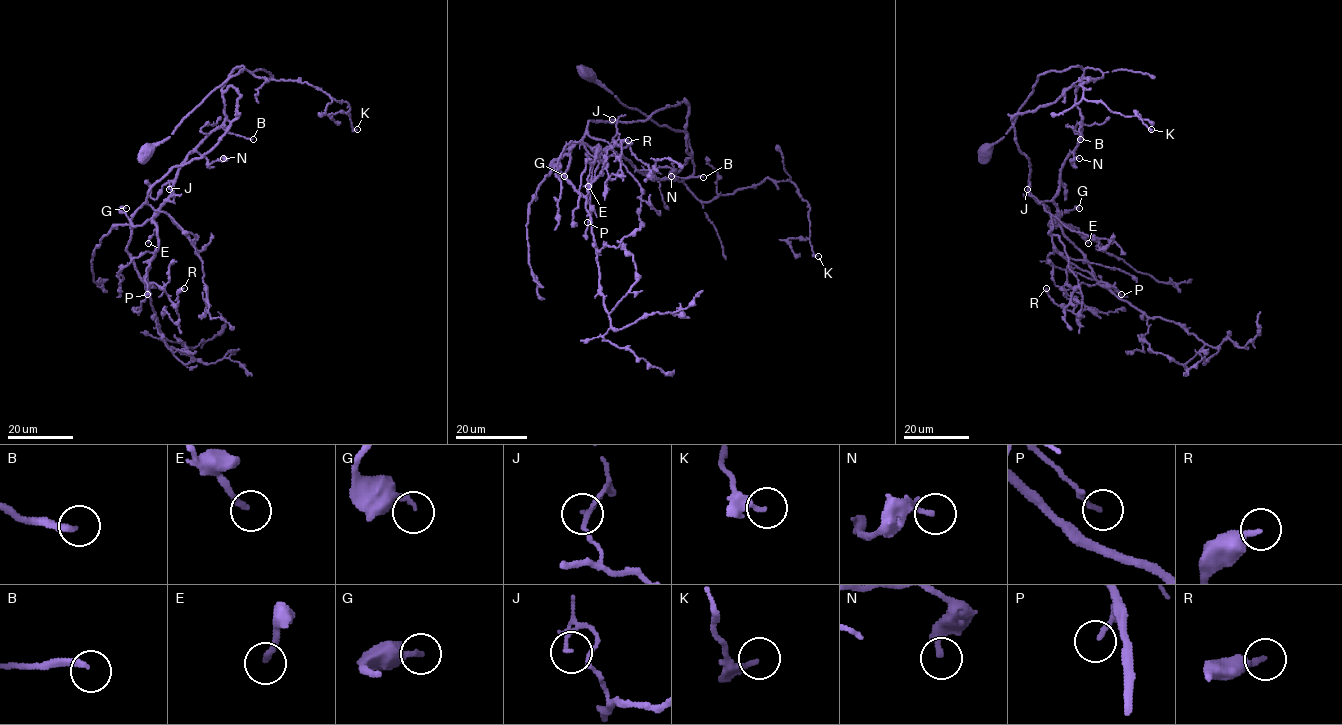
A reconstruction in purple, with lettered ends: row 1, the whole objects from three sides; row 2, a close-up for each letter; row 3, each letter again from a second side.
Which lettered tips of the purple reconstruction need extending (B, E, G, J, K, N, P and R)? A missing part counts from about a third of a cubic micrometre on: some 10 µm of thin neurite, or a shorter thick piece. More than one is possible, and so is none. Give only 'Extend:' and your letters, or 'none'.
Extend: B

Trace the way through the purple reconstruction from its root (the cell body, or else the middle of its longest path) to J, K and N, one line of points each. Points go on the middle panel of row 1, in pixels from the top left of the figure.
J: (588, 76), (683, 132), (694, 173), (682, 181), (641, 174), (610, 147), (612, 119)
K: (588, 76), (687, 136), (694, 173), (683, 183), (699, 200), (766, 178), (791, 181), (809, 204), (818, 256)
N: (588, 76), (625, 105), (687, 136), (692, 175), (651, 179), (640, 171), (668, 167), (671, 176)

